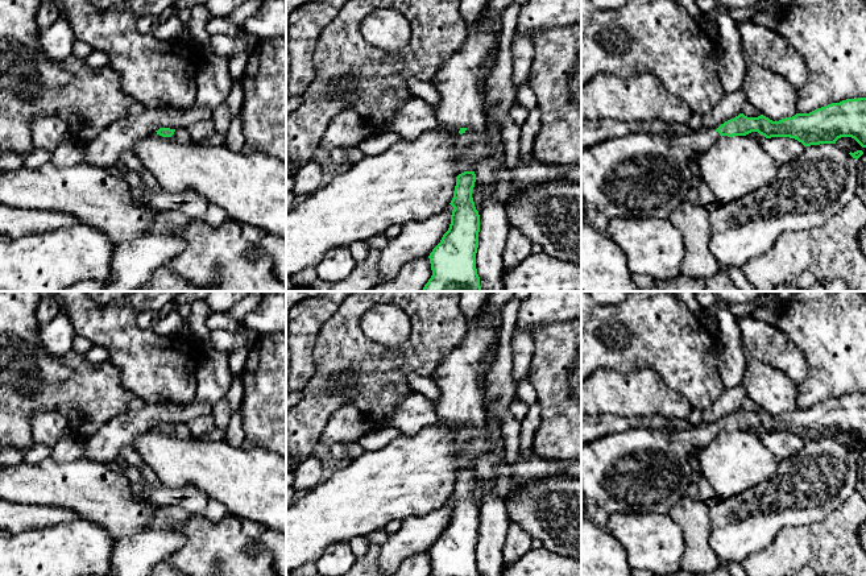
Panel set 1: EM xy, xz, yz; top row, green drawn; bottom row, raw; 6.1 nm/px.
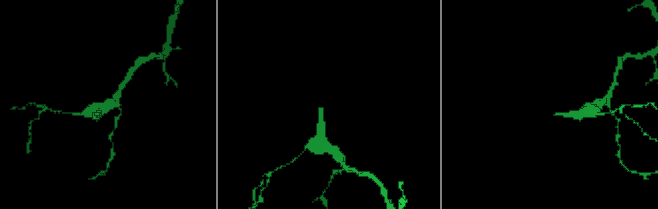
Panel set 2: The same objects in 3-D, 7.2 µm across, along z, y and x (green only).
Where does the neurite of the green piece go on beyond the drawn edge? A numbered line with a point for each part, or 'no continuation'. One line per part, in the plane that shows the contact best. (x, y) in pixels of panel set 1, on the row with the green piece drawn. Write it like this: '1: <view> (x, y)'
1: xy (181, 136)

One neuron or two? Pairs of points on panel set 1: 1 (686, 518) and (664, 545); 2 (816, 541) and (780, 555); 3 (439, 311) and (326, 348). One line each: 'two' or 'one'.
1: two
2: one
3: one

